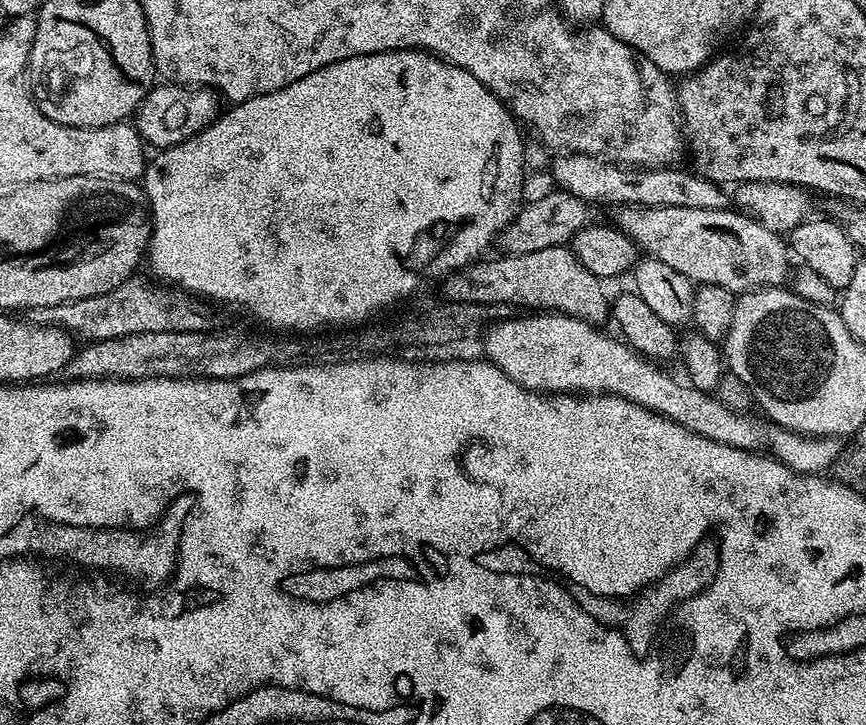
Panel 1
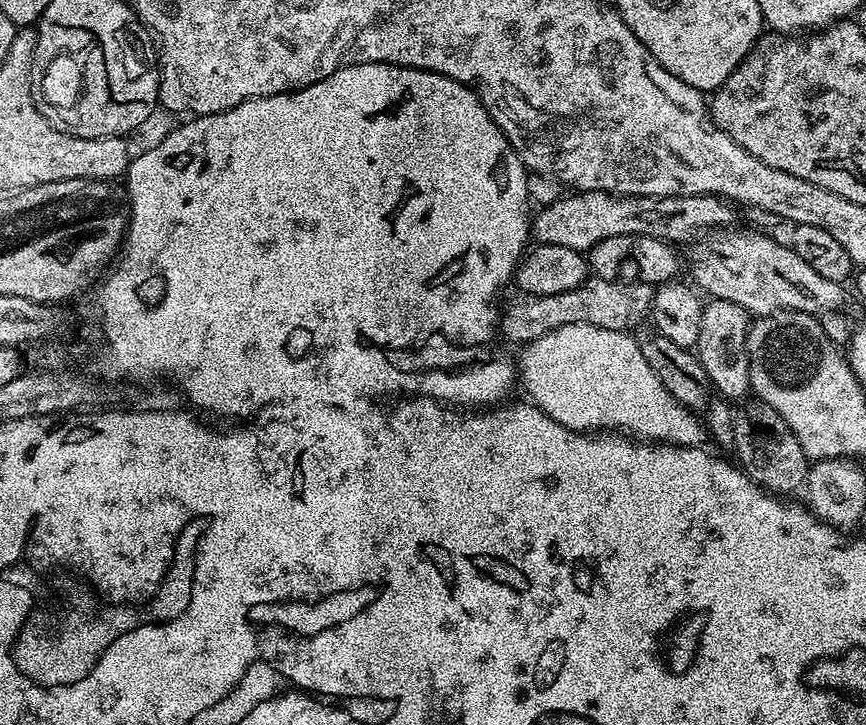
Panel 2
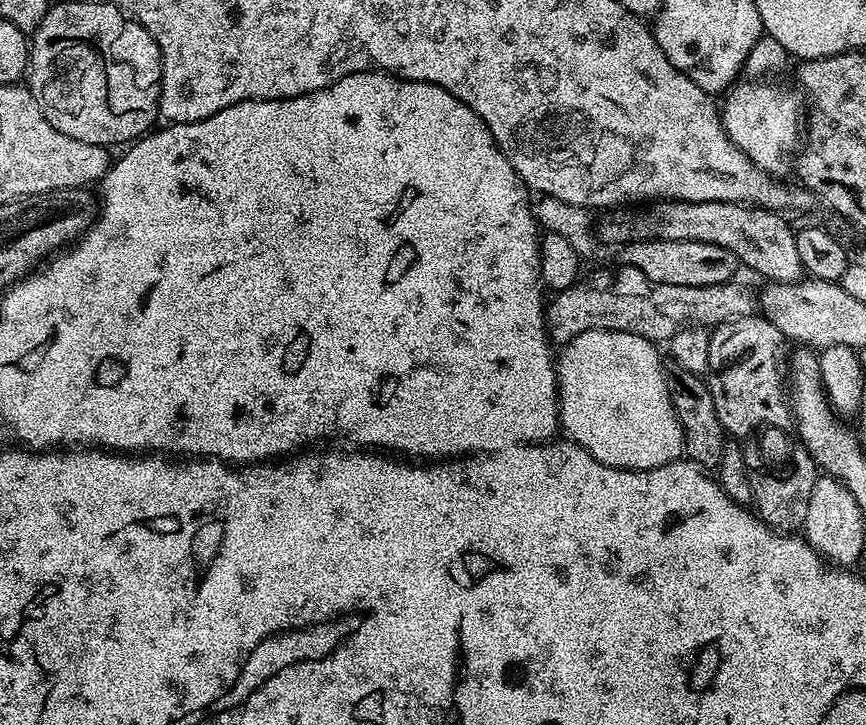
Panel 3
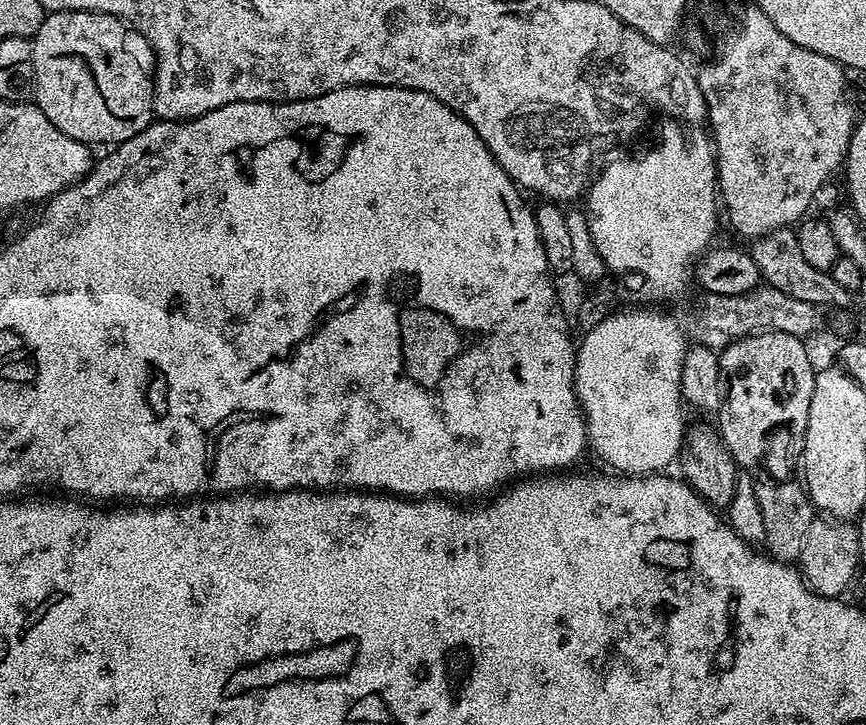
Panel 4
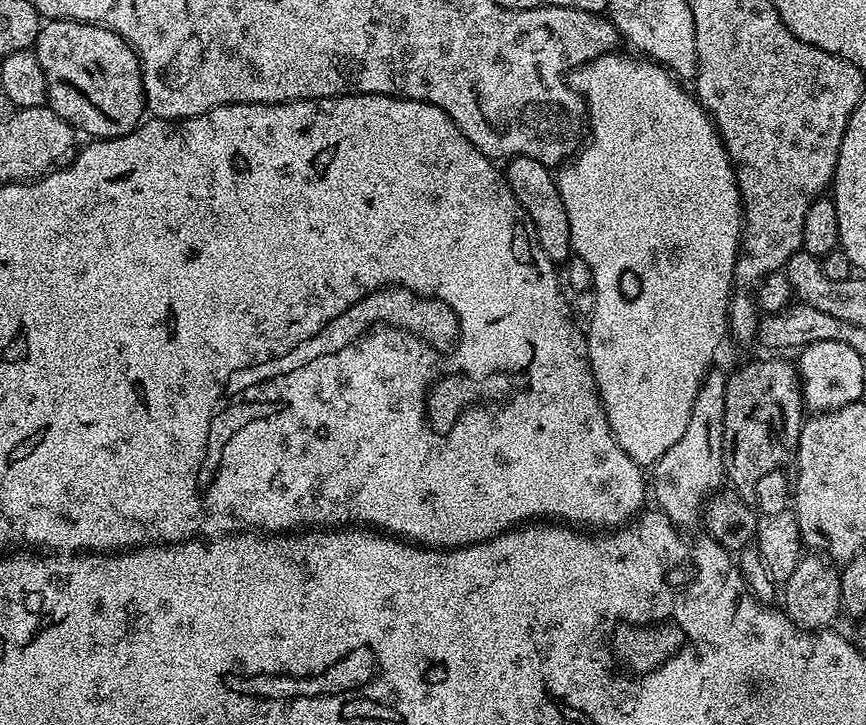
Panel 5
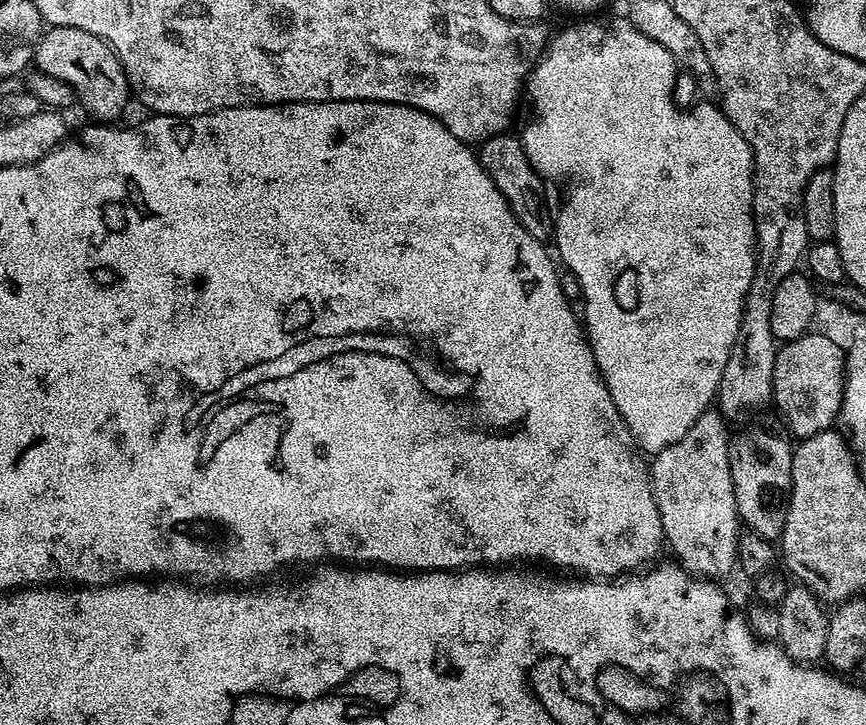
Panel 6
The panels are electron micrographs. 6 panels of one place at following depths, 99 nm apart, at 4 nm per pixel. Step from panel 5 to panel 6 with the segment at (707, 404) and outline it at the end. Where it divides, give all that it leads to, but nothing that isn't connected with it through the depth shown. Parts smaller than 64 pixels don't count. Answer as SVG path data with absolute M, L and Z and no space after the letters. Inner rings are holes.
M709 410L702 413L698 418L698 422L694 422L694 426L690 426L690 430L678 442L674 442L674 446L666 446L658 453L655 453L650 460L650 471L652 474L652 493L656 499L658 506L658 514L662 518L662 526L664 527L664 539L667 547L672 547L672 552L677 556L679 567L685 568L687 572L701 578L720 578L716 576L728 576L738 564L737 552L742 543L742 525L740 516L736 512L736 503L734 502L734 482L730 474L730 454L728 453L728 445L730 443L730 435L728 436L729 421L724 419L724 415L719 410Z

